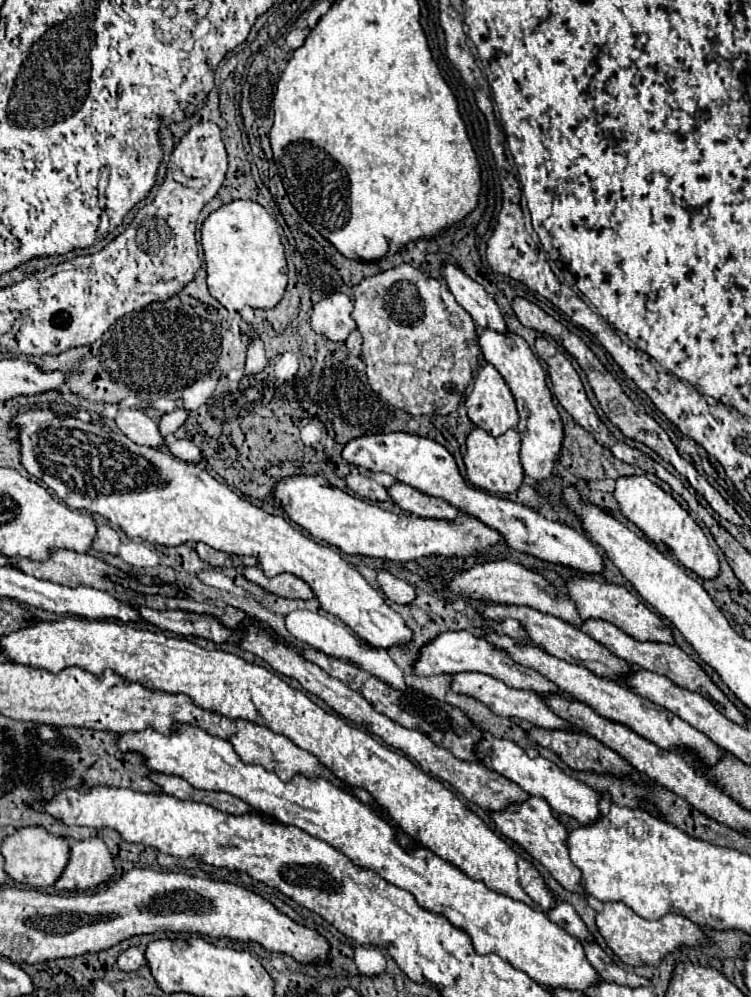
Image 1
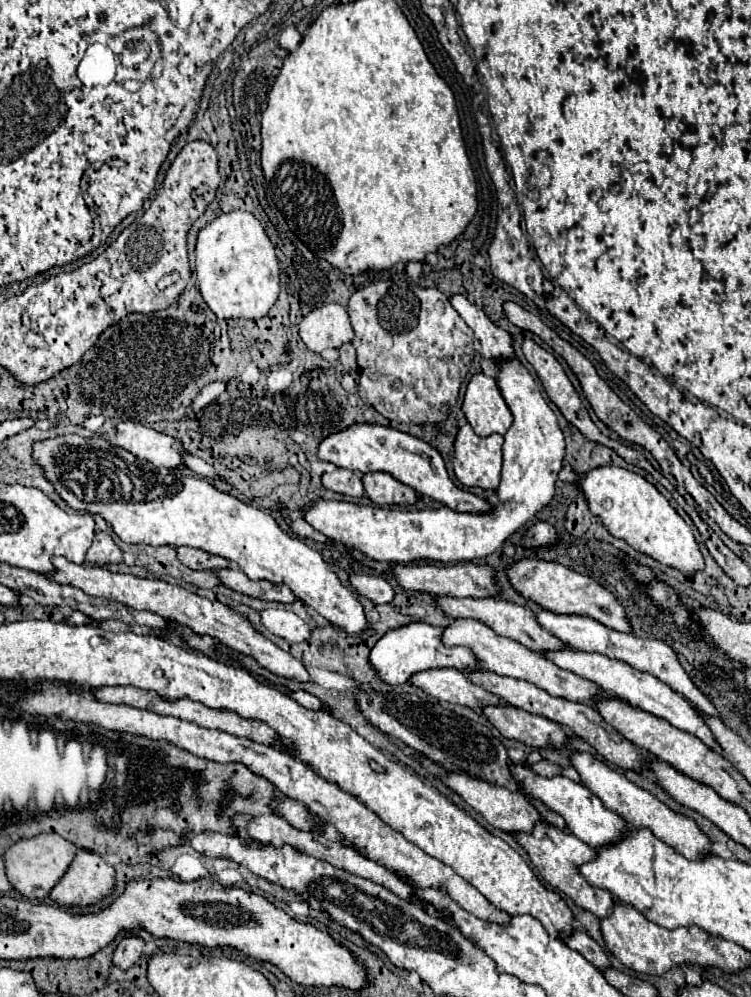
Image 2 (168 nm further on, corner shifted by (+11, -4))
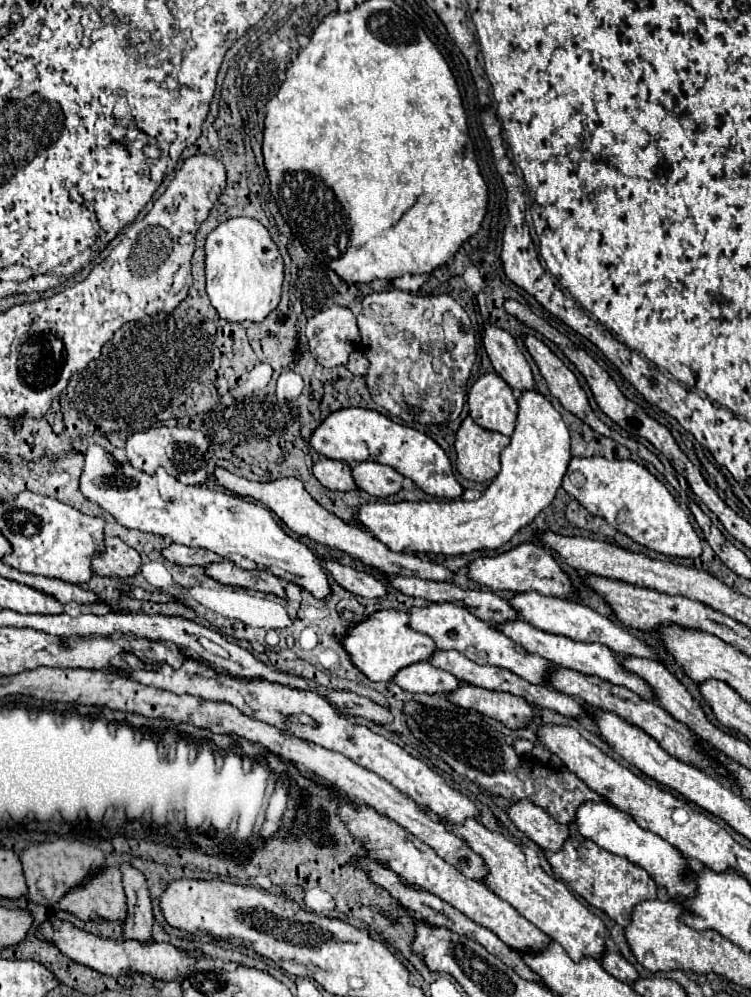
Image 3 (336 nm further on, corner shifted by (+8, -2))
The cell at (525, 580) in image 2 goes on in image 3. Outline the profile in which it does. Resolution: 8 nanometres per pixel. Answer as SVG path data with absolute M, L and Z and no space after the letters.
M522 543L510 551L504 551L494 557L478 557L468 565L468 579L472 579L478 585L486 585L490 589L508 589L514 593L524 591L540 591L544 595L554 595L562 599L574 599L574 591L570 587L568 575L560 569L556 559L534 543Z

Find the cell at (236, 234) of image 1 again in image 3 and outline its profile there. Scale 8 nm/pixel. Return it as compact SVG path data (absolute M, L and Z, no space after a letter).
M250 217L220 223L206 239L206 291L218 315L226 321L264 321L280 303L284 265L268 229Z

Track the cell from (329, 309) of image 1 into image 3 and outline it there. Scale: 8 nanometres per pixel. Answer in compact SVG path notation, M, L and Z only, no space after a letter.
M330 307L308 319L306 337L310 353L324 367L346 365L350 351L360 343L356 317L346 307Z

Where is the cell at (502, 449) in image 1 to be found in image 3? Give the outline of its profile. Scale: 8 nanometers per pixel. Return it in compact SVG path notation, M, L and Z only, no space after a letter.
M466 417L456 433L456 469L468 481L488 481L500 471L500 453L510 443L510 437L482 429Z

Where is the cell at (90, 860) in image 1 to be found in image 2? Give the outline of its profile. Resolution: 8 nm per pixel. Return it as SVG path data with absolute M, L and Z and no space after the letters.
M79 849L67 873L51 889L51 899L59 905L87 907L109 895L115 887L115 869L97 853Z

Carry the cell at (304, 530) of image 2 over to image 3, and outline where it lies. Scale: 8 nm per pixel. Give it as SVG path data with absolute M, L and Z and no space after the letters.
M216 469L214 471L218 483L232 491L238 497L250 497L254 501L260 501L264 507L268 507L272 513L276 513L276 517L296 535L300 537L308 537L320 545L332 547L332 549L340 549L356 559L360 559L362 563L382 571L382 573L390 573L390 575L406 575L406 577L420 577L420 579L434 579L434 581L452 581L452 571L446 569L444 565L432 563L428 559L420 559L416 555L404 555L398 551L390 551L382 541L374 539L374 535L370 535L368 531L350 525L346 521L342 521L340 517L336 517L334 513L326 511L318 501L314 501L310 497L310 493L304 489L302 481L296 477L282 477L270 483L256 483L256 481L248 481L244 477L238 477L226 469Z

